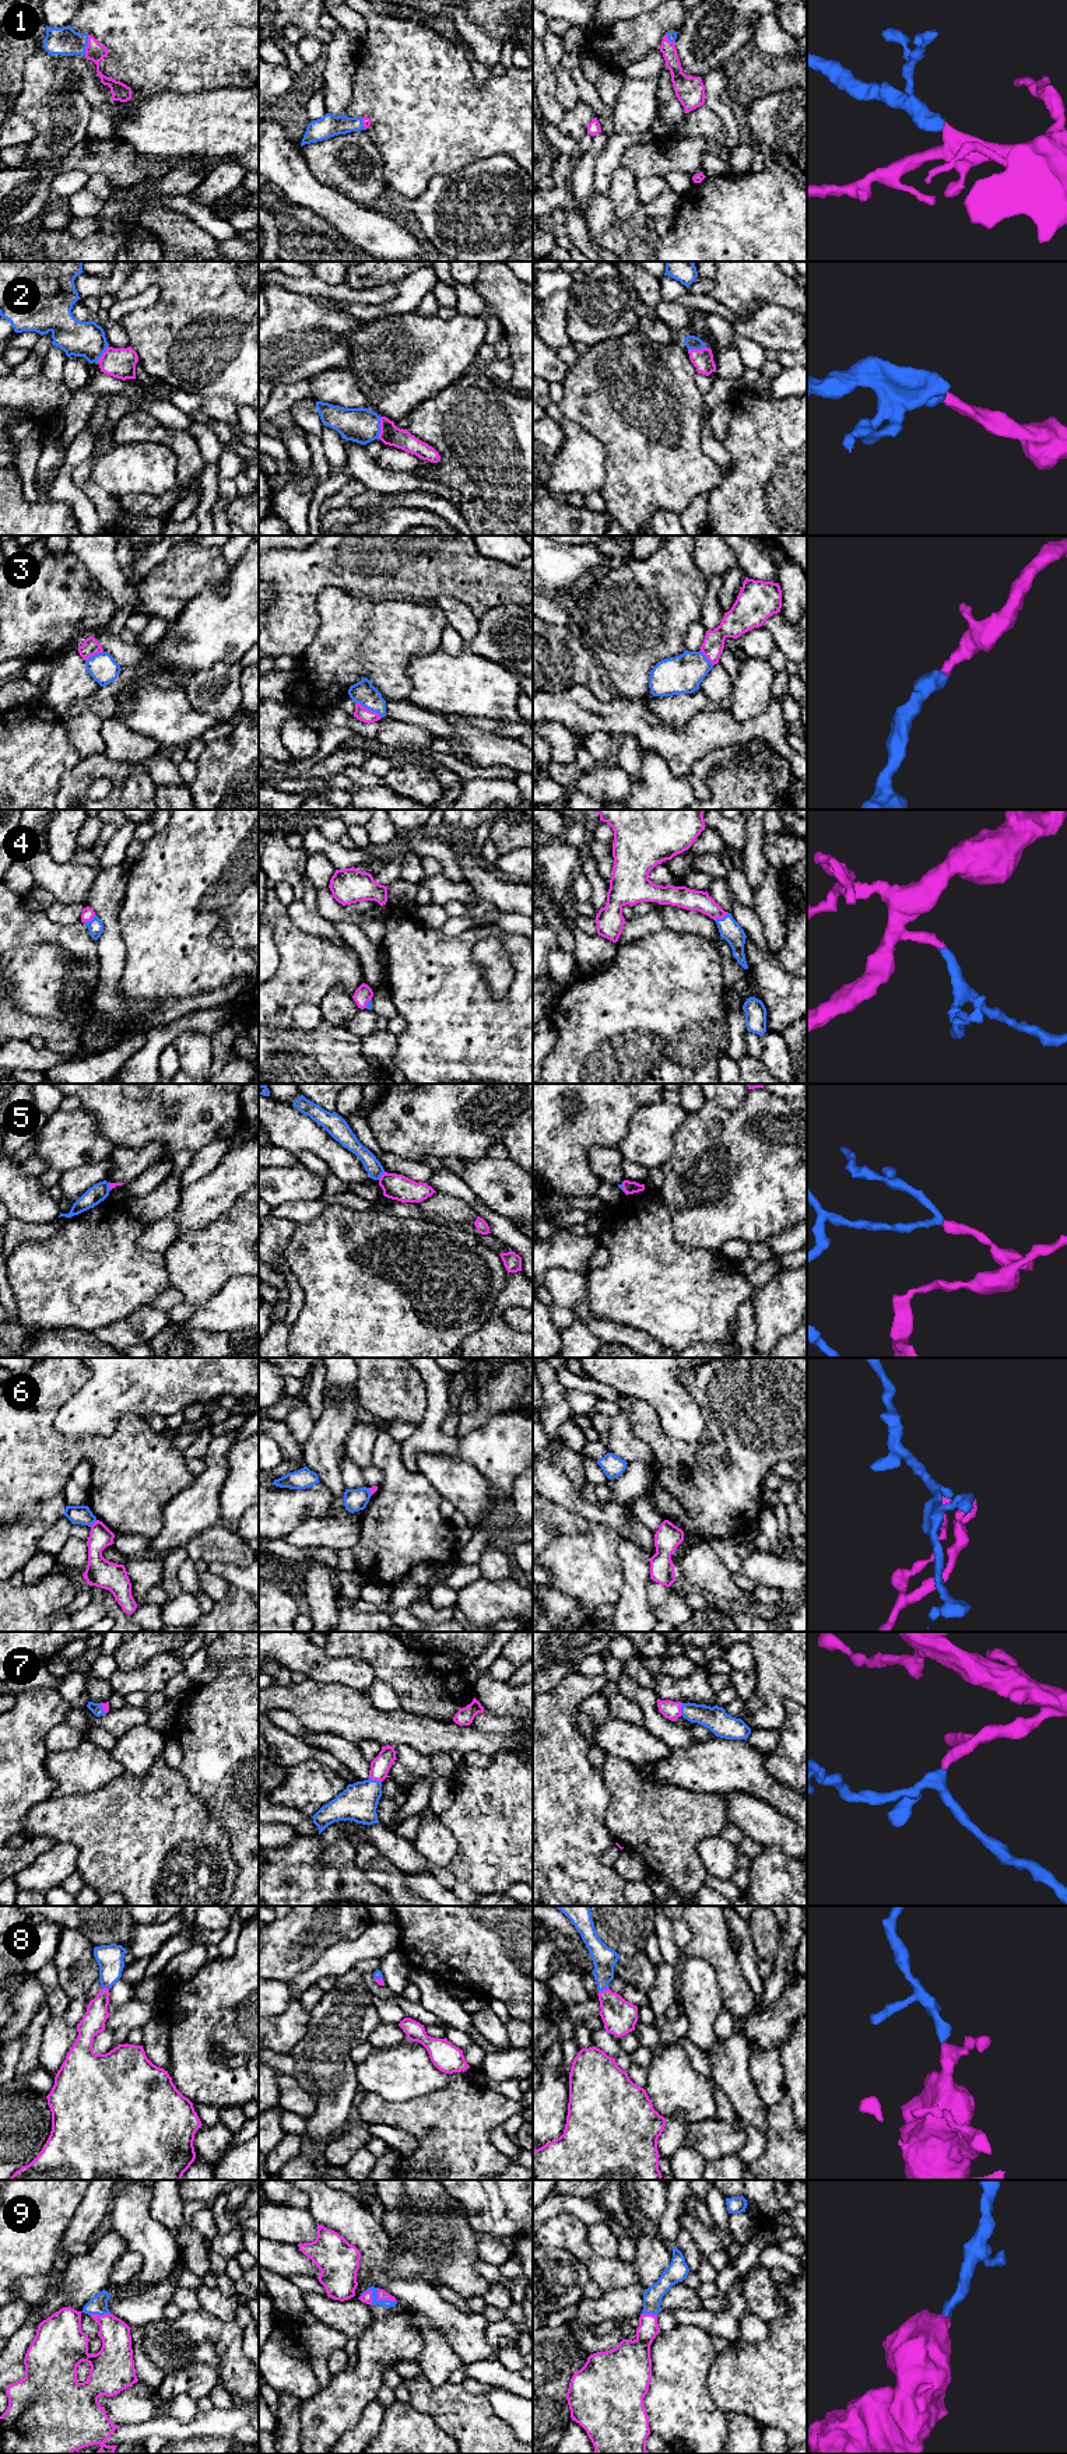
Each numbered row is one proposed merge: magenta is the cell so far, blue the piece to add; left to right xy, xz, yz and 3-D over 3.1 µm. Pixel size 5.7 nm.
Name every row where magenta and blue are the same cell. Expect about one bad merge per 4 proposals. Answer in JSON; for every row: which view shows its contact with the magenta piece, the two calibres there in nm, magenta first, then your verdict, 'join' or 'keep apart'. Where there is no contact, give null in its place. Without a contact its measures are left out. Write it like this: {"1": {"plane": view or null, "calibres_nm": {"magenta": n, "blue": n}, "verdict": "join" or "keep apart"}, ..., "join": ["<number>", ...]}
{"1": {"plane": "xy", "calibres_nm": {"magenta": 110, "blue": 160}, "verdict": "join"}, "2": {"plane": "xz", "calibres_nm": {"magenta": 120, "blue": 200}, "verdict": "join"}, "3": {"plane": "xz", "calibres_nm": {"magenta": 80, "blue": 140}, "verdict": "join"}, "4": {"plane": "xy", "calibres_nm": {"magenta": 70, "blue": 90}, "verdict": "join"}, "5": {"plane": "xz", "calibres_nm": {"magenta": 150, "blue": 90}, "verdict": "keep apart"}, "6": {"plane": "xy", "calibres_nm": {"magenta": 130, "blue": 110}, "verdict": "keep apart"}, "7": {"plane": "xz", "calibres_nm": {"magenta": 110, "blue": 220}, "verdict": "join"}, "8": {"plane": "yz", "calibres_nm": {"magenta": 200, "blue": 140}, "verdict": "join"}, "9": {"plane": "xz", "calibres_nm": {"magenta": 60, "blue": 50}, "verdict": "join"}, "join": ["1", "2", "3", "4", "7", "8", "9"]}

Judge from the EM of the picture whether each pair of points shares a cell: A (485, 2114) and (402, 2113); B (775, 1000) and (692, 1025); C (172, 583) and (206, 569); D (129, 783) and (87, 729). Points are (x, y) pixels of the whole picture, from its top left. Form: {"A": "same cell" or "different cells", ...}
{"A": "same cell", "B": "different cells", "C": "same cell", "D": "different cells"}

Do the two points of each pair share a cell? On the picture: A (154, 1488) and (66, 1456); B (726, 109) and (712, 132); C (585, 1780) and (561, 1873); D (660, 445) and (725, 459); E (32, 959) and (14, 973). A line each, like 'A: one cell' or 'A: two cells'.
A: one cell
B: two cells
C: one cell
D: two cells
E: one cell

